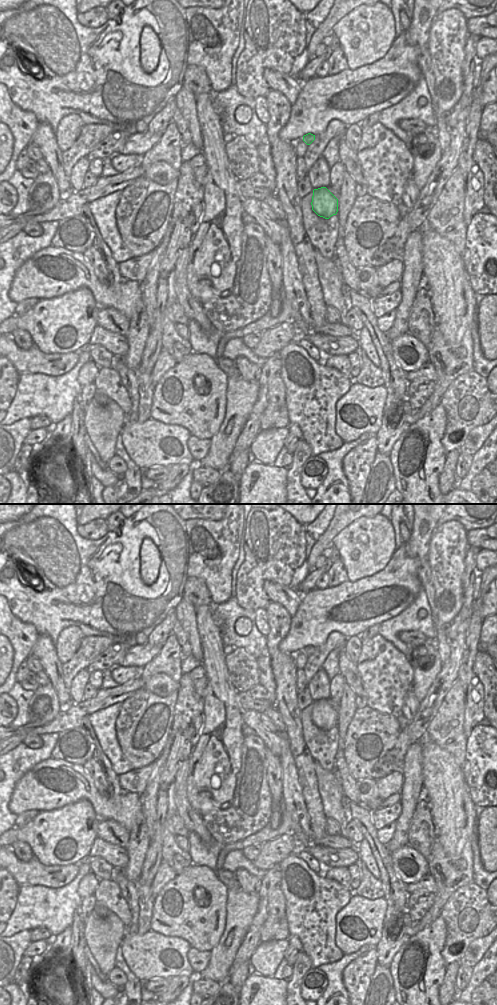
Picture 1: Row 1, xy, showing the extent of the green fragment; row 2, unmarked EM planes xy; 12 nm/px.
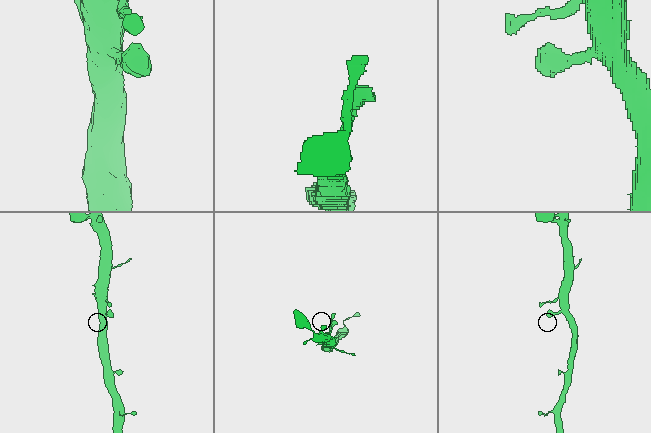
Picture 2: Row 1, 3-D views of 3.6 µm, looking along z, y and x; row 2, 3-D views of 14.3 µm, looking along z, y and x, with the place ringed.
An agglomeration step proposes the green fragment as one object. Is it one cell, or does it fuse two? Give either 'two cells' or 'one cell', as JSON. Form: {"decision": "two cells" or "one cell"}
{"decision": "one cell"}

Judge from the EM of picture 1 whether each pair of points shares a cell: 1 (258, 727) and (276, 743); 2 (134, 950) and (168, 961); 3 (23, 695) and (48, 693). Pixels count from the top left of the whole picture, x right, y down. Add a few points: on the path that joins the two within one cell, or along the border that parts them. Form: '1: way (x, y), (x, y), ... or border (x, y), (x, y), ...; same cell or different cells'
1: way (262, 731), (272, 740); same cell
2: way (142, 954), (160, 956); same cell
3: border (34, 692), (28, 704), (27, 717); different cells

